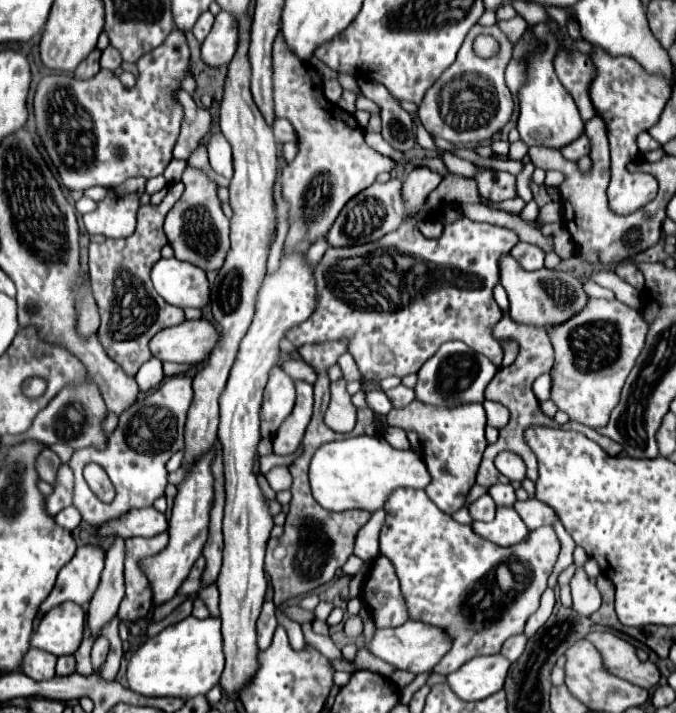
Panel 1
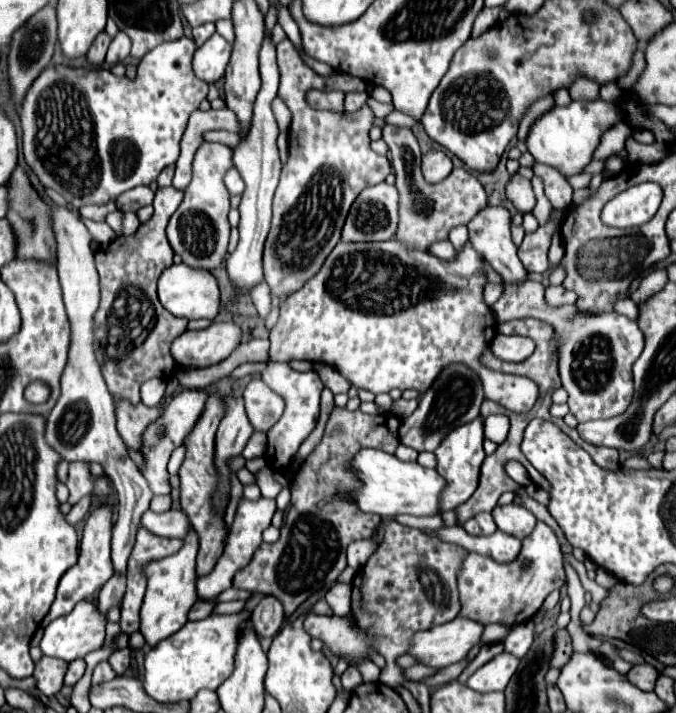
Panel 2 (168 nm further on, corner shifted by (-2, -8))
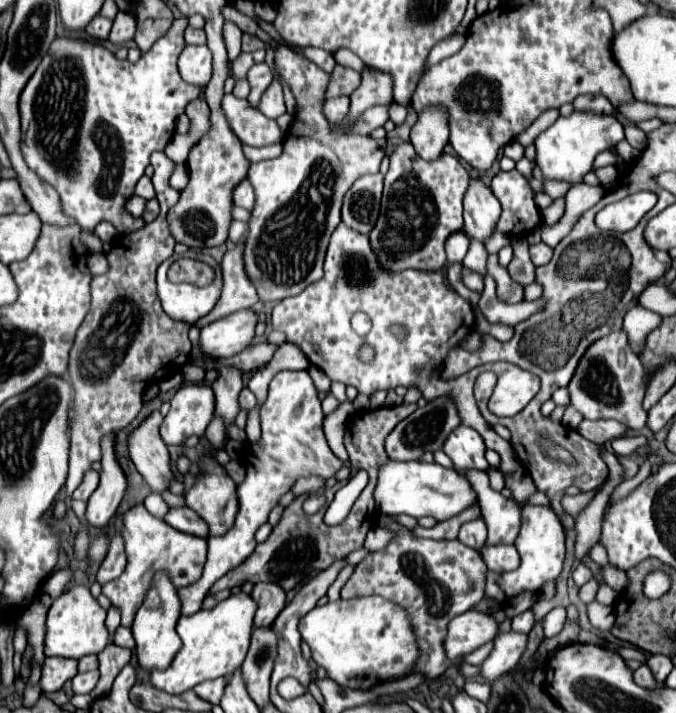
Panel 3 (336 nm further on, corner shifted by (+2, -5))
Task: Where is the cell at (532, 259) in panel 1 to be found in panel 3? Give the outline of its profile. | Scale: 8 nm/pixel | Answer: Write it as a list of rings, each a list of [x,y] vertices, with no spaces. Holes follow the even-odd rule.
[[[539,242],[539,244],[529,246],[529,254],[531,254],[531,260],[533,260],[535,266],[543,266],[543,264],[547,264],[547,262],[551,260],[551,256],[553,256],[553,248],[549,248],[547,244]]]

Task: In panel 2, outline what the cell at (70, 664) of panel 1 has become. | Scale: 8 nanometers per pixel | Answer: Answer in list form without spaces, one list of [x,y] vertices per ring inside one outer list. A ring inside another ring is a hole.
[[[75,659],[69,663],[69,669],[67,669],[67,675],[65,675],[65,685],[73,687],[85,673],[85,661],[83,659]]]

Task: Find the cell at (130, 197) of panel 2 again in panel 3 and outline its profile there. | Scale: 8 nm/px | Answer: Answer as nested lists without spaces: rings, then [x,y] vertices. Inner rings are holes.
[[[143,176],[143,178],[137,182],[137,186],[135,186],[135,196],[141,196],[141,198],[145,198],[145,200],[149,200],[149,198],[155,196],[155,190],[153,190],[153,184],[151,184],[151,178]]]

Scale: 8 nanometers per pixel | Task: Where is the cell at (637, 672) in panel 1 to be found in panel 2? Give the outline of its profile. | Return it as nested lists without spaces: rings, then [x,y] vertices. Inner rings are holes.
[[[649,663],[635,665],[635,667],[627,673],[627,679],[629,679],[633,685],[637,685],[639,689],[643,689],[643,691],[653,691],[657,677],[659,677],[657,669],[651,667]]]

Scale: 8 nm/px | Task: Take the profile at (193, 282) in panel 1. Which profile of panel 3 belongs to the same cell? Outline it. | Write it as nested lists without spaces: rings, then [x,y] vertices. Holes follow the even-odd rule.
[[[171,258],[165,260],[157,270],[157,294],[161,300],[163,310],[173,320],[181,322],[197,322],[199,318],[207,316],[219,300],[221,294],[221,276],[217,272],[215,280],[207,286],[193,286],[193,284],[175,284],[169,282],[167,270],[171,266]]]

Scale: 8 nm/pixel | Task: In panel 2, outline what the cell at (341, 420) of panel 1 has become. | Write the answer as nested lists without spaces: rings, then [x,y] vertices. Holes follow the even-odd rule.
[[[321,367],[317,373],[319,373],[323,385],[329,387],[333,393],[347,393],[351,387],[351,383],[341,379],[341,375],[337,375],[337,371],[333,371],[331,367]]]

